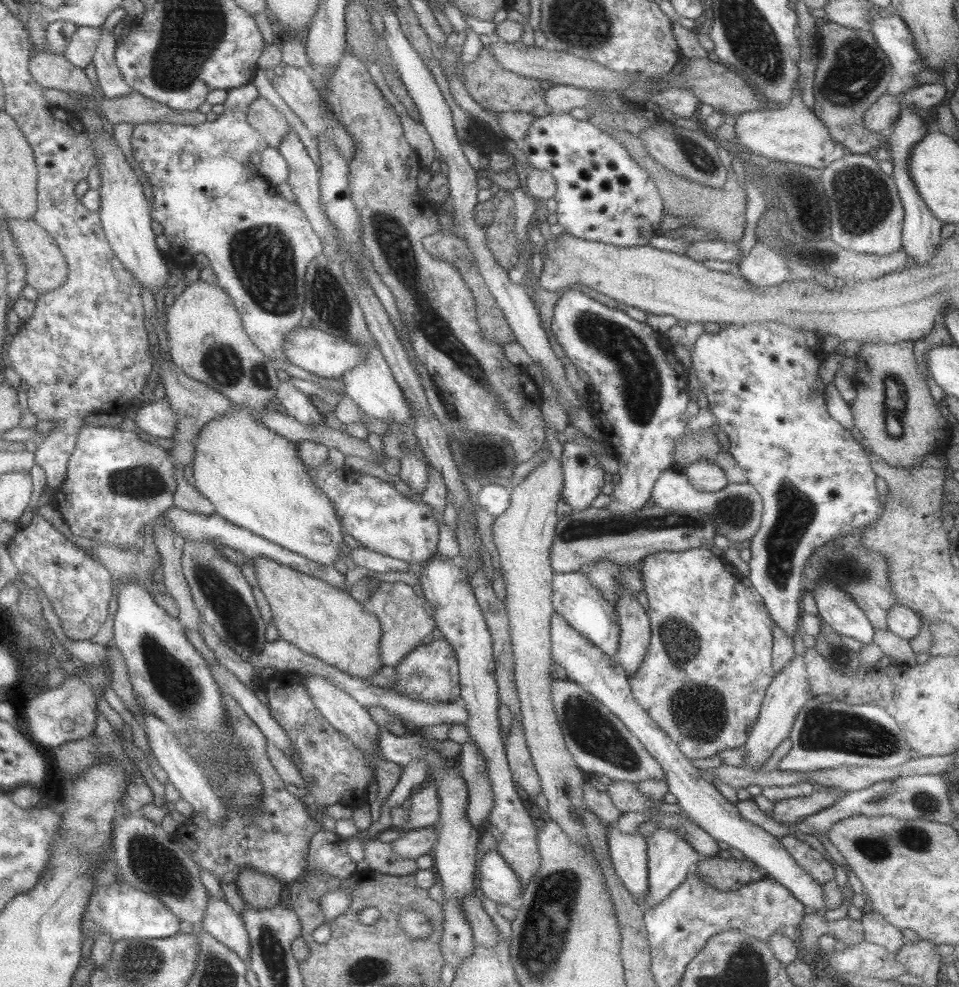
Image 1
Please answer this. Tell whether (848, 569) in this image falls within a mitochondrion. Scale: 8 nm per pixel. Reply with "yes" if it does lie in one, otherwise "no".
yes

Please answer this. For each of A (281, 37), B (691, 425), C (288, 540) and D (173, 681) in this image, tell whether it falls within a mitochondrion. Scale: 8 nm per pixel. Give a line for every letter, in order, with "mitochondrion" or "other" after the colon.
A: other
B: other
C: other
D: mitochondrion

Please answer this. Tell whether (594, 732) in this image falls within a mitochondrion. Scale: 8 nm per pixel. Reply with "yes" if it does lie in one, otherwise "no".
yes

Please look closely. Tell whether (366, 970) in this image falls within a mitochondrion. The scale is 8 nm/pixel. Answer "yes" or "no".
yes

